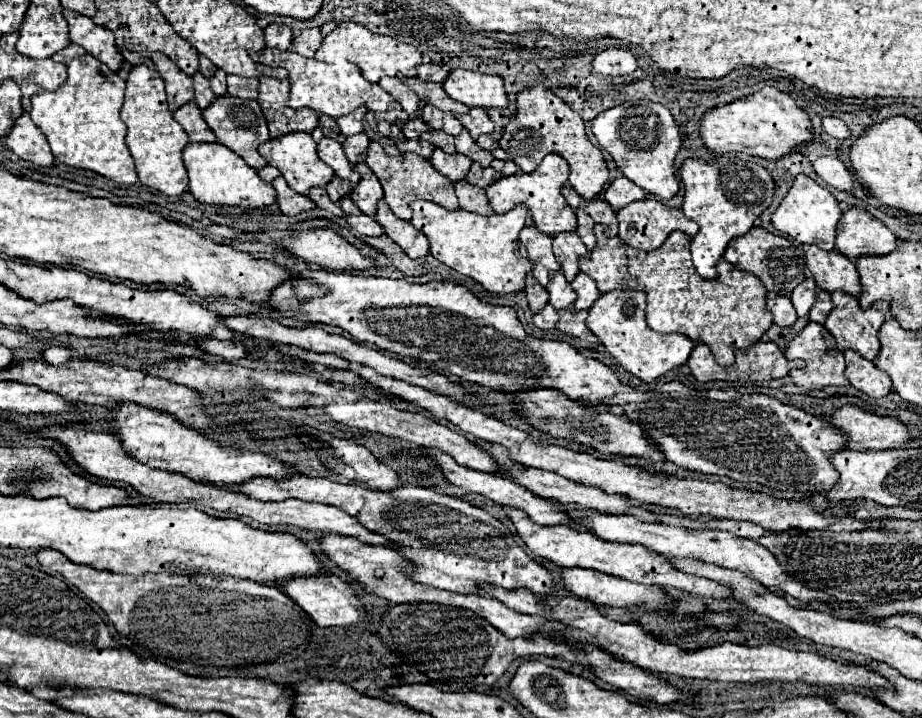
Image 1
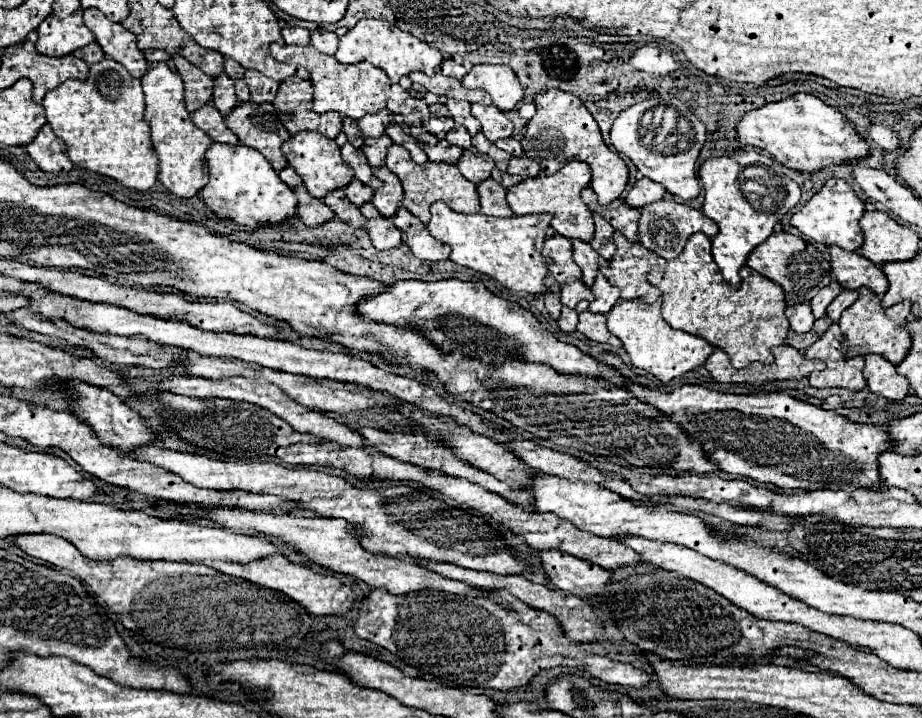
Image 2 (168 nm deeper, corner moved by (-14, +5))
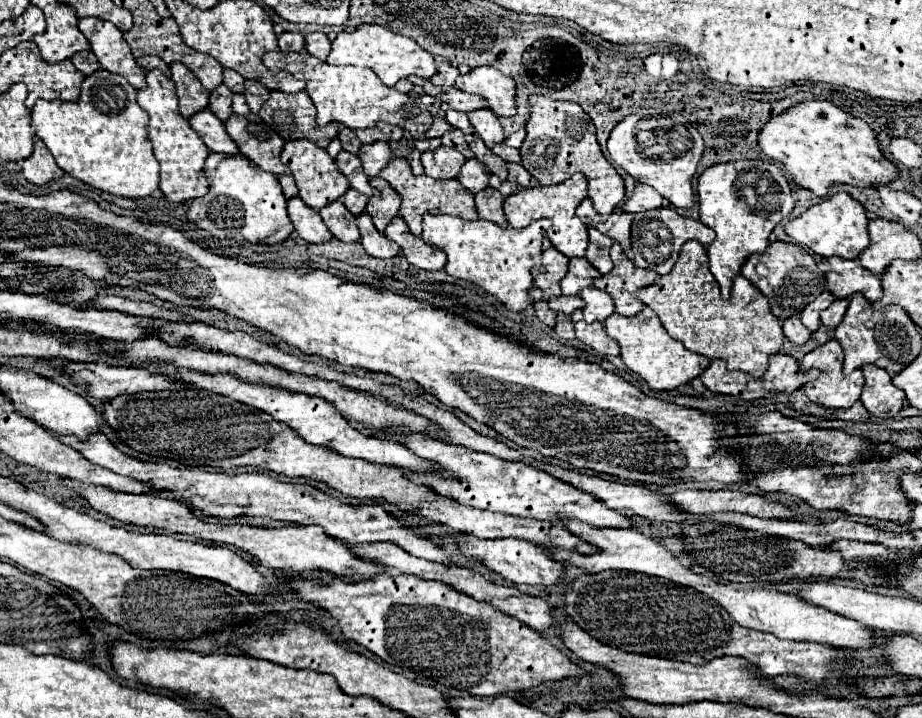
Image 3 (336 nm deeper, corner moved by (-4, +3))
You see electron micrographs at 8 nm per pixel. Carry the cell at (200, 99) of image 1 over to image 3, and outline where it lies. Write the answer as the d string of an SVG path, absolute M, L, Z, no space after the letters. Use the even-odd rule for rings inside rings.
M223 84L221 88L215 88L209 96L209 110L219 118L219 120L227 120L231 116L231 98L233 98L233 92Z

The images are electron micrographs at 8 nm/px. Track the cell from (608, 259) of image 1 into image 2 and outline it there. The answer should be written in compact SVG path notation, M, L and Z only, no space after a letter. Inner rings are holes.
M613 232L613 242L617 246L609 268L603 268L603 276L621 290L621 300L643 298L645 302L655 302L661 292L647 280L647 272L665 260L659 254L643 248L639 242L629 242L621 232Z

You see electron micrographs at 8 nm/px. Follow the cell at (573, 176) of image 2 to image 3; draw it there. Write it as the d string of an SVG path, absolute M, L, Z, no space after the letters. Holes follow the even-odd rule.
M575 174L573 178L569 178L557 186L537 186L537 188L527 188L513 196L507 196L503 208L505 208L509 226L513 226L517 230L527 228L533 220L549 218L553 224L549 228L547 238L553 242L553 246L567 258L583 258L585 250L587 250L587 240L589 240L587 226L575 214L575 208L583 202L583 198L587 198L587 182L585 182L583 174Z

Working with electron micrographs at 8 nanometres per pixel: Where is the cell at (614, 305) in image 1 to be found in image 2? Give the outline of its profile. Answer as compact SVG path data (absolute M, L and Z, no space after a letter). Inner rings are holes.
M661 298L653 304L645 300L619 300L611 312L607 312L607 328L623 342L633 366L647 370L663 384L671 382L673 378L695 370L705 364L709 354L715 350L707 340L701 340L693 334L683 334L681 330L673 330L661 318Z

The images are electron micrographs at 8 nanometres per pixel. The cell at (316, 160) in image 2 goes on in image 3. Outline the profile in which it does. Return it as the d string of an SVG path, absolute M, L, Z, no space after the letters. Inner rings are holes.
M293 140L287 142L281 152L281 162L291 168L291 174L299 188L299 198L313 210L321 210L329 202L335 202L349 190L347 178L337 170L335 160L327 154L327 150L321 150L317 144L309 140Z

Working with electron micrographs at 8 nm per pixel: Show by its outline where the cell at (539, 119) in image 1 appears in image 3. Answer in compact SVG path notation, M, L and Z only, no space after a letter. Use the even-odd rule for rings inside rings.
M545 96L529 98L529 104L531 116L527 122L527 138L521 146L521 166L543 186L559 184L577 172L585 174L589 182L589 198L593 200L595 210L603 216L609 216L623 200L625 186L623 178L603 156L589 114L579 104L559 102Z

